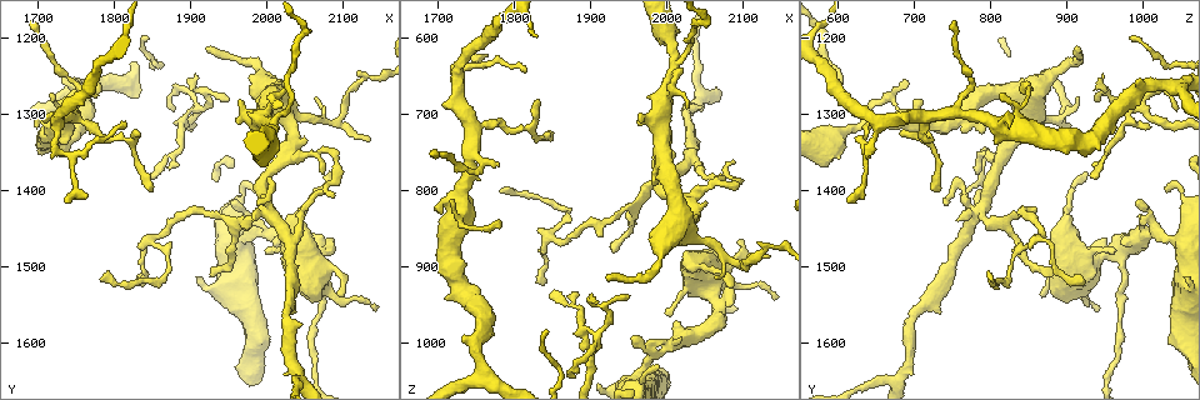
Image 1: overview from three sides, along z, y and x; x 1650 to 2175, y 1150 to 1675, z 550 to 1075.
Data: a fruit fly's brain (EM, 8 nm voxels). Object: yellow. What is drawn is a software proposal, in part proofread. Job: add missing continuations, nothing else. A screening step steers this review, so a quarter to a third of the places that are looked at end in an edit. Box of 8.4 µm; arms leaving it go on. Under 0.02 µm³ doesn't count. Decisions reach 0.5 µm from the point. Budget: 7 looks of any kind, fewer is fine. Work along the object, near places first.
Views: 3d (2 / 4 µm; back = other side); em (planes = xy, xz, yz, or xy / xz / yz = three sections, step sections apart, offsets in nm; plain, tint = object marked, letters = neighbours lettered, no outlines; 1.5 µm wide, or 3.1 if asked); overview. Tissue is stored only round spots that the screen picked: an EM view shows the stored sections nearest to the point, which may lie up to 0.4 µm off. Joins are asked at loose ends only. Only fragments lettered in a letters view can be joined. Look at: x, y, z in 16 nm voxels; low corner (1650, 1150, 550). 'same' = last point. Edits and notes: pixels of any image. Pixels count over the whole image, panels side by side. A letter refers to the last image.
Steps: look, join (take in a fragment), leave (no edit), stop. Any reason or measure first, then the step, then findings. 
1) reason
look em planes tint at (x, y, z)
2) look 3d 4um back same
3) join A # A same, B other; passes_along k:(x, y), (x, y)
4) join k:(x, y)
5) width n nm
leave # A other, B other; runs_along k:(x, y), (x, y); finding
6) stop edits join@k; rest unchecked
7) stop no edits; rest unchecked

an open end
look 3d 4um at (1935, 1510, 880)

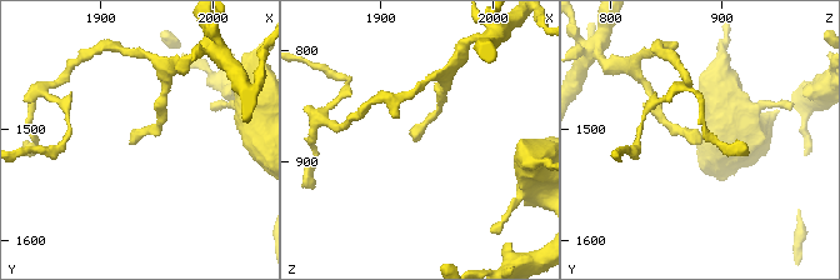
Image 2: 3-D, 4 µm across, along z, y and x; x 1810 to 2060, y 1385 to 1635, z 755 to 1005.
shape alone is not enough
look em planes letters at (1932, 1510, 880)

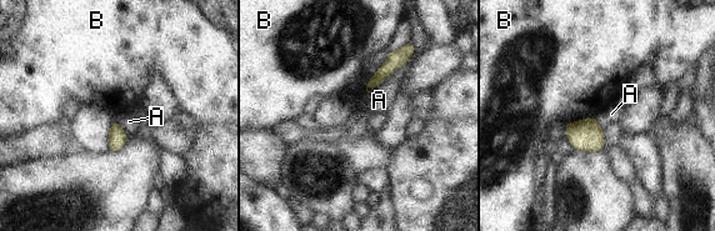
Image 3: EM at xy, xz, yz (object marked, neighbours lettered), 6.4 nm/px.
longest_contact A 400 nm
leave # A other, B other; none of them fits

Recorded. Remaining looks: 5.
branch stops here
look em planes letters at (1910, 1250, 950)

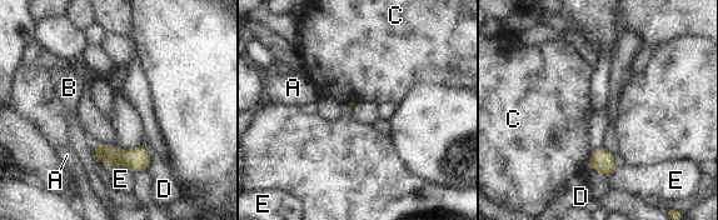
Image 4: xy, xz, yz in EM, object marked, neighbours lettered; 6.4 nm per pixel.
leave # A other, B other, C other, D other, E other; border 4:(592, 151), (587, 161); no lettered fragment goes on from it

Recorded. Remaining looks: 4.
tapers out
look em planes letters at (2090, 1405, 760)

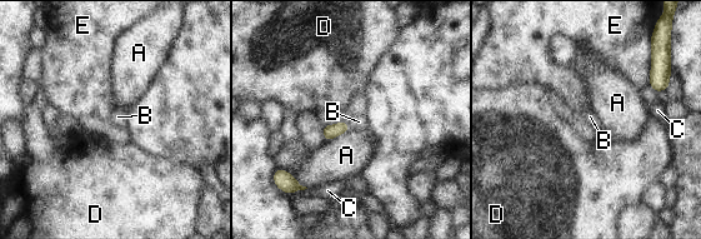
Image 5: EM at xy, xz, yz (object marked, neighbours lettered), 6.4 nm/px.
longest_contact A 190 nm
join B # A other, B same, C other, D other, E other; passes_along 5:(330, 132), (348, 125), (359, 122); the neuron continues

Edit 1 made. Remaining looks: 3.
stop edits join@5; rest unchecked

